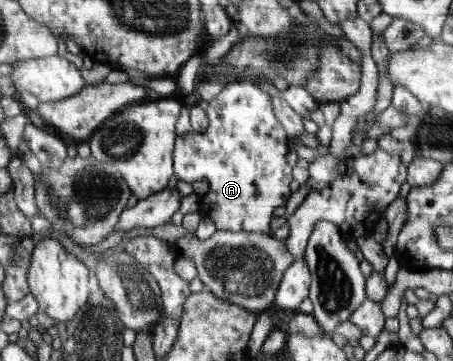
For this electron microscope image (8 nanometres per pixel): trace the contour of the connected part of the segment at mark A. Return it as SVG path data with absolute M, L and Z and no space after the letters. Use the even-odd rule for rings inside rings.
M233 81L224 84L218 95L205 106L209 126L205 132L189 132L177 137L175 166L181 181L207 181L208 192L202 197L201 213L209 216L219 231L257 232L272 235L271 219L277 207L285 206L289 199L291 167L287 163L289 141L285 133L265 133L265 109L276 110L274 98L251 81Z

